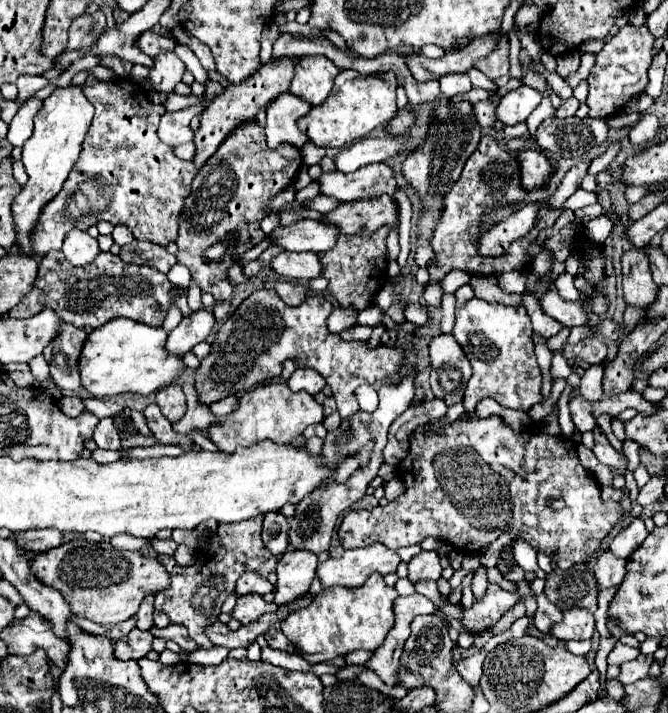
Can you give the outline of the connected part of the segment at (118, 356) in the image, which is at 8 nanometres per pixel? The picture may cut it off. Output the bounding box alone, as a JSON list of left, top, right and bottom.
[77,318,185,398]

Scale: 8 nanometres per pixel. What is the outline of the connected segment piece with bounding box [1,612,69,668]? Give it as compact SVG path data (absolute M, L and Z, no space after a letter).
M31 612L27 618L19 618L1 632L1 640L7 644L9 654L33 654L37 648L43 648L49 654L49 660L65 668L65 654L69 652L67 640L61 640L53 634L53 628L37 612Z

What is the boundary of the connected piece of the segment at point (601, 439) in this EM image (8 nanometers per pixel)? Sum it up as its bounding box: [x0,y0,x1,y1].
[593,426,625,472]

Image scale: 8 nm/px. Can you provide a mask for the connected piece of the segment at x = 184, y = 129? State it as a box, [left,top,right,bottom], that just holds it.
[159,104,203,146]

